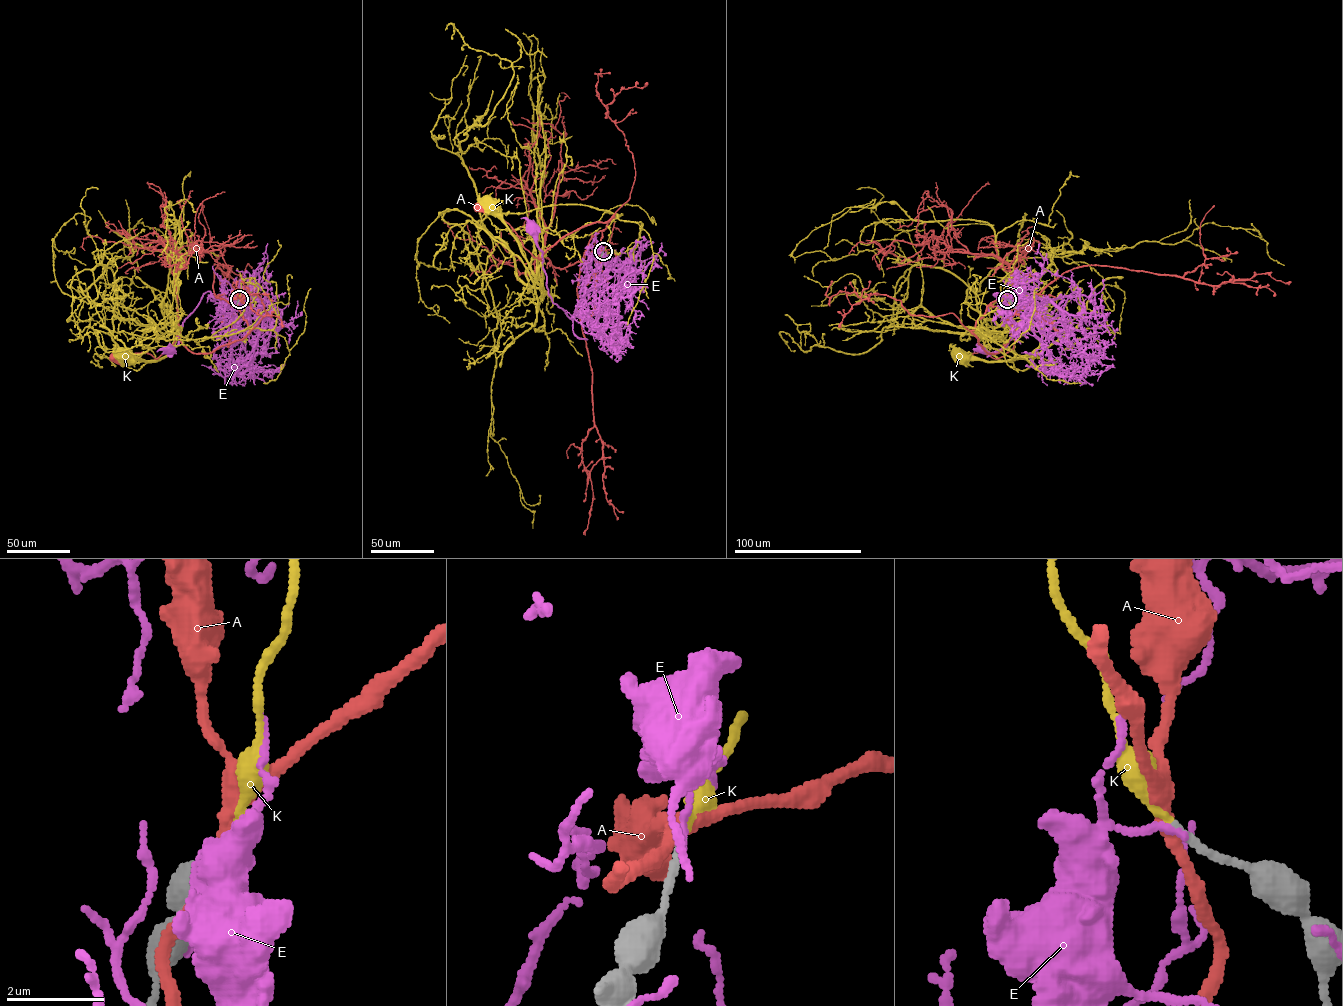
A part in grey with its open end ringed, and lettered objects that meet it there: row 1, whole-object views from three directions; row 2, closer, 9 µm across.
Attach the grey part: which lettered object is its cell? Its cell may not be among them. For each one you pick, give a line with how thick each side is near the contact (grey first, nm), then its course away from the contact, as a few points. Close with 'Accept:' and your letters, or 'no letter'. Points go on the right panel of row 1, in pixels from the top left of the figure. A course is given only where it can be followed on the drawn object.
K: Thickness 130 nm (grey) against 180 nm. Its course: (1007, 299), (1009, 277), (960, 339), (986, 320), (1041, 326), (982, 221), (851, 207), (792, 252), (835, 260)
Accept: K

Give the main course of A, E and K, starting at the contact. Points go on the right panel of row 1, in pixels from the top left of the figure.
A: (1007, 299), (988, 306), (971, 331), (998, 353), (1011, 321), (1014, 347), (997, 358), (963, 357)
E: (1008, 299), (1007, 313), (1012, 314), (1075, 291), (1056, 316), (1021, 328), (998, 350), (982, 351)
K: (1007, 299), (1009, 277), (960, 339), (986, 320), (1041, 326), (982, 221), (851, 207), (792, 252), (835, 260)

